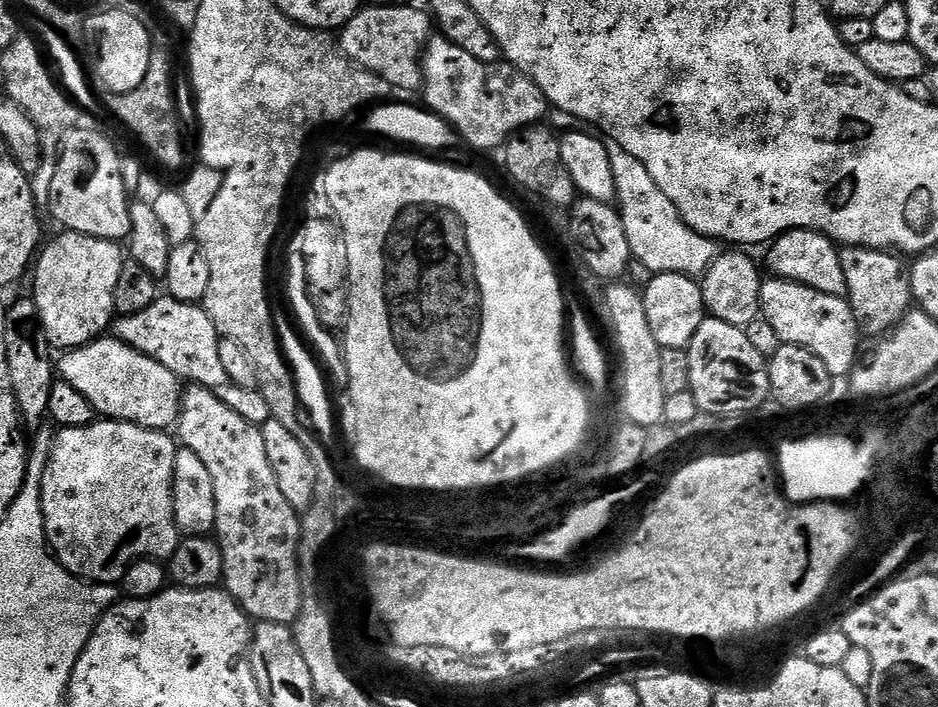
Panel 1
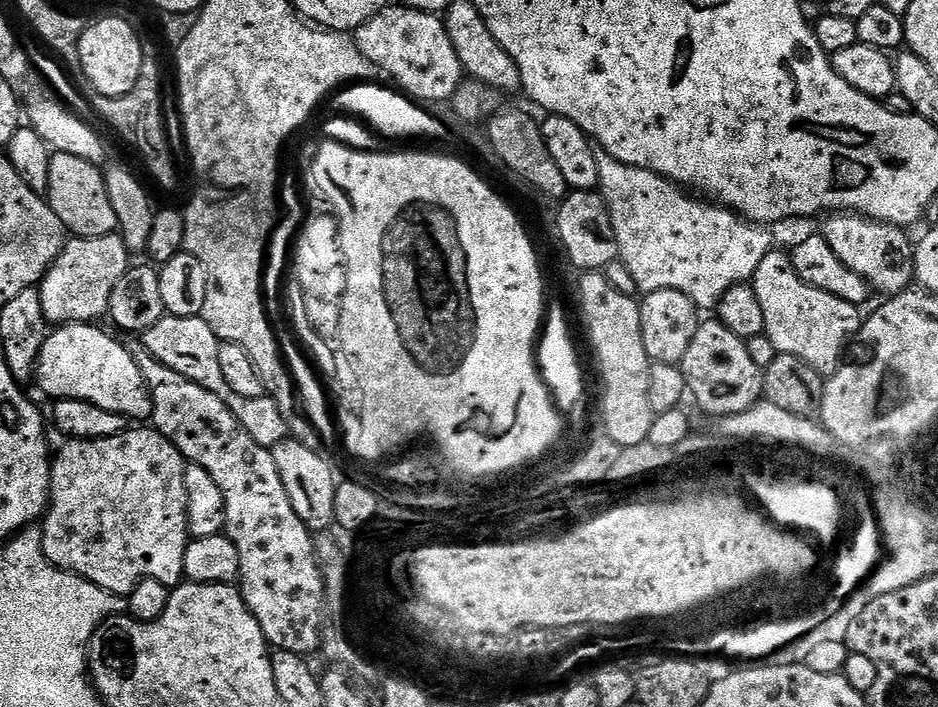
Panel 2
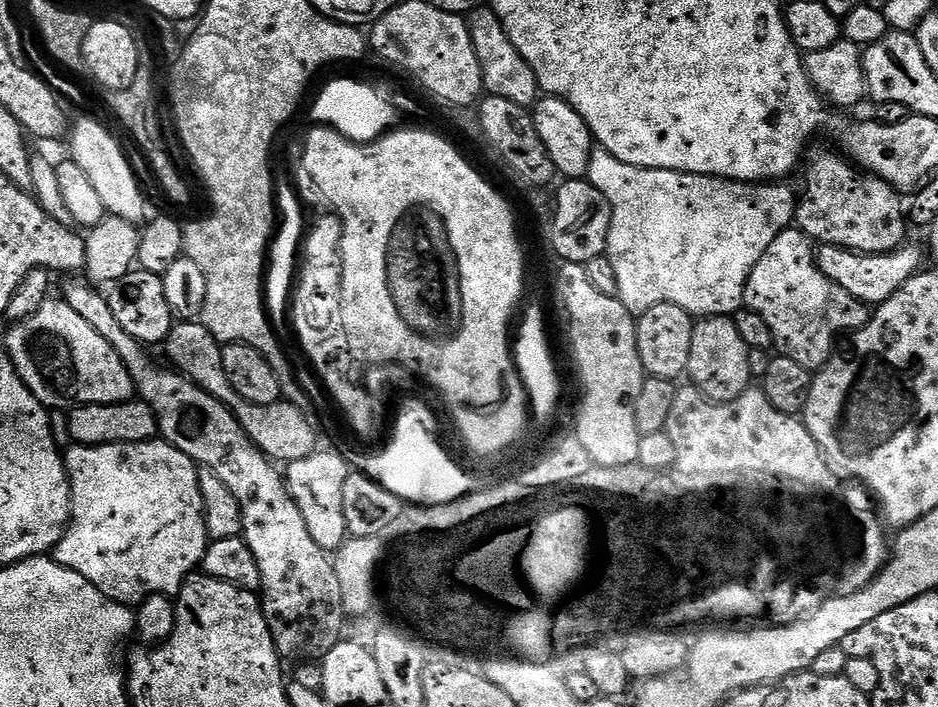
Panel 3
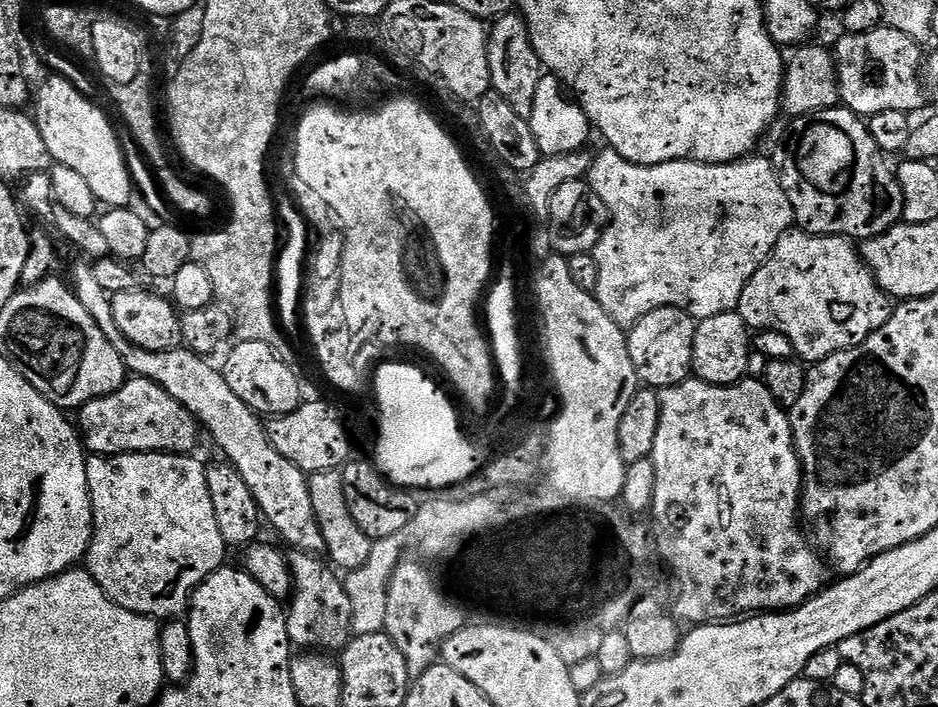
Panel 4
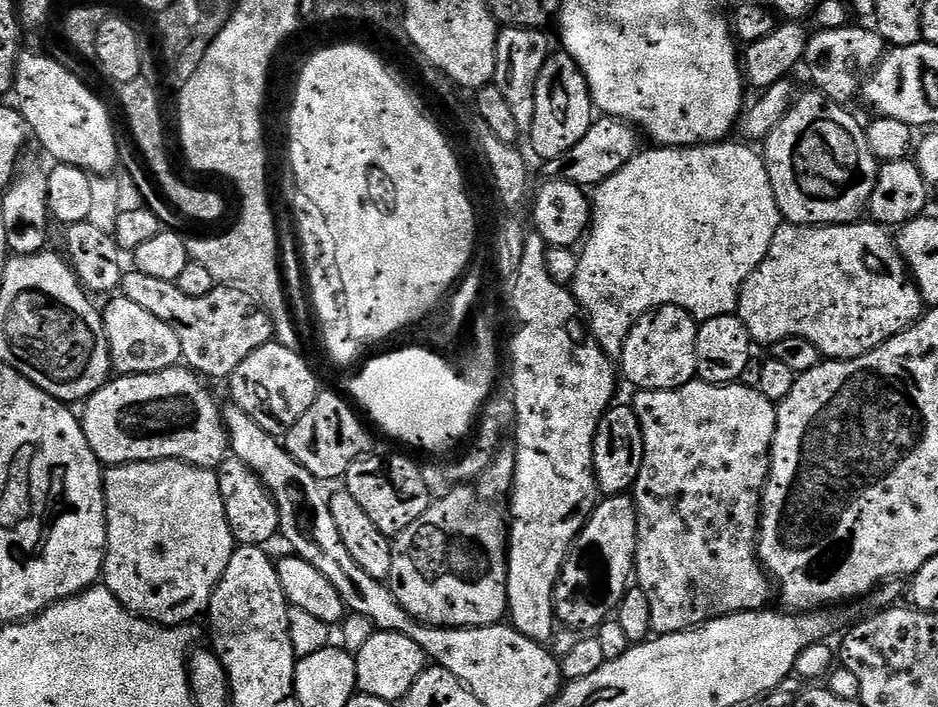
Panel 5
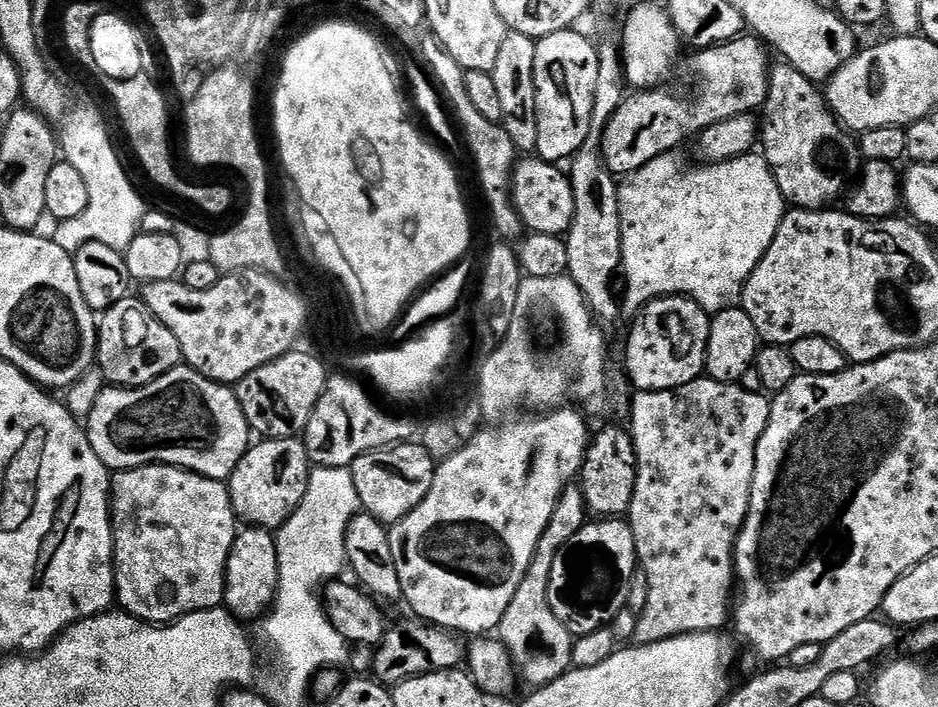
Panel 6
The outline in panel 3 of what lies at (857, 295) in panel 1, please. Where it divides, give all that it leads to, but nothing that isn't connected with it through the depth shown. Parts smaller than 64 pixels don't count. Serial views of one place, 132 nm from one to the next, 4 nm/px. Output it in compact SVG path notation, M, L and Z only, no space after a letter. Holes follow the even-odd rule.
M814 148L806 156L808 169L804 172L804 193L801 191L798 196L795 227L806 233L813 242L842 246L851 252L882 254L901 247L905 243L906 208L905 205L904 208L900 205L900 200L896 197L899 196L897 189L887 184L885 180L879 180L876 176L861 170L843 155L840 157L838 153L831 152L828 148Z

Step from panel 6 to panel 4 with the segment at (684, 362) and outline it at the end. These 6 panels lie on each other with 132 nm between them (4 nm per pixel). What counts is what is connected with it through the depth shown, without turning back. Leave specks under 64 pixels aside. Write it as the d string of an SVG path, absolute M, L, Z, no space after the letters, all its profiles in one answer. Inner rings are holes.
M655 308L627 329L630 362L636 367L636 378L641 385L659 390L678 386L693 375L692 355L697 321L681 308Z

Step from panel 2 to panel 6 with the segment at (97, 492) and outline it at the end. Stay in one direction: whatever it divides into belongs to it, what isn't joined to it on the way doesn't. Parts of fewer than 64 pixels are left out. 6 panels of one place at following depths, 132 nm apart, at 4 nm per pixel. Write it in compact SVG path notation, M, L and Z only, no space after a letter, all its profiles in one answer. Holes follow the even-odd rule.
M147 464L116 472L110 480L112 541L116 551L116 600L123 611L148 624L166 625L191 612L224 604L224 579L238 521L225 481L211 480L169 464Z

